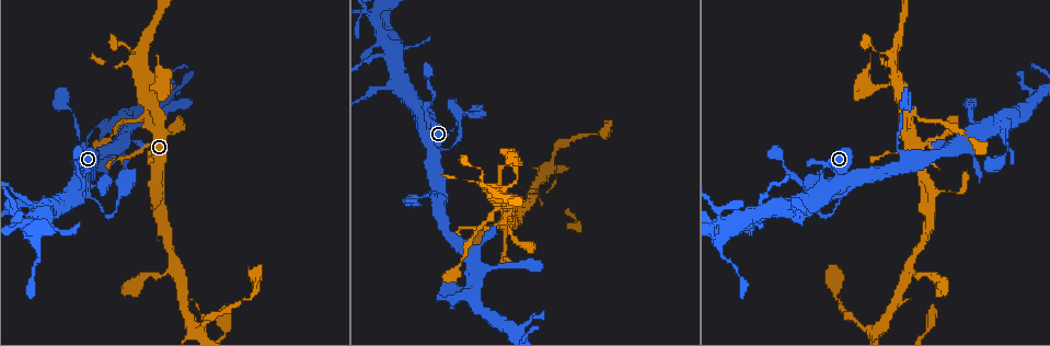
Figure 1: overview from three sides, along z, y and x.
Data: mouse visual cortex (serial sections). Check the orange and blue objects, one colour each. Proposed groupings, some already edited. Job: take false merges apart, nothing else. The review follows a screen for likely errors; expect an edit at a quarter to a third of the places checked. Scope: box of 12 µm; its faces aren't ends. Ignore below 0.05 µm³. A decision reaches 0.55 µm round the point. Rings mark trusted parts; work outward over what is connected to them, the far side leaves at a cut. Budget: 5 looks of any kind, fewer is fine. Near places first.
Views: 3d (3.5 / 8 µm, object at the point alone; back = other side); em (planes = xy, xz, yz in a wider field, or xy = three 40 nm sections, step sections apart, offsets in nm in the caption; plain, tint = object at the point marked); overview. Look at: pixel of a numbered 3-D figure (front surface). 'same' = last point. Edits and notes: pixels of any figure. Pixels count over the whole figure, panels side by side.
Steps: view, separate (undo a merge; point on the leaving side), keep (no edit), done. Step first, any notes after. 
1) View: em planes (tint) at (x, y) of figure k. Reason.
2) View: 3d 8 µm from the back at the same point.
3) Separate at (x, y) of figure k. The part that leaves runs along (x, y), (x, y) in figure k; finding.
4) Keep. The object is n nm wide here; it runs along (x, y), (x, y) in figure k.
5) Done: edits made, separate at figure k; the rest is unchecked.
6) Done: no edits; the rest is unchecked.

View: 3d 3.5 µm at (495, 211) of figure 1. Thick turns thin.

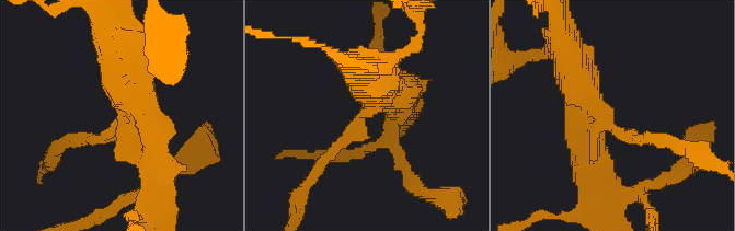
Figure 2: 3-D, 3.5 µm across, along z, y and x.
View: em planes (tint) at (362, 114) of figure 2. The arms are 150, 450 nm wide.

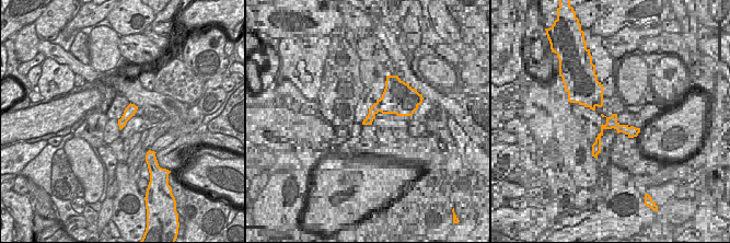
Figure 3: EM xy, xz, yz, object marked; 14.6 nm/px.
Keep. It runs along (400, 91), (359, 116), (319, 164) in figure 2; continuous, no second cell.

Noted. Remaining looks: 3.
View: 3d 8 µm at (978, 145) of figure 1. Sudden change in width.

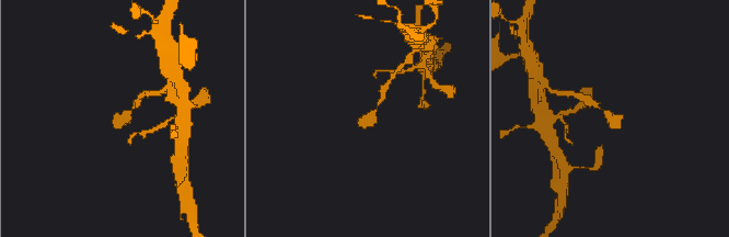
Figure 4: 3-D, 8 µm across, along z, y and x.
View: 3d 3.5 µm at (125, 118) of figure 4. Closer look.

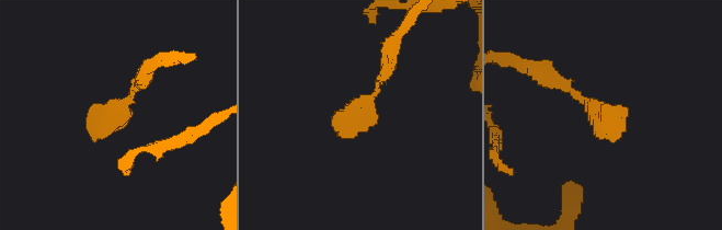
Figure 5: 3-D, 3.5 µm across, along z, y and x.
Keep. It runs along (557, 80), (605, 117), (616, 137) in figure 5; one cell here.

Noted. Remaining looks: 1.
Done: no edits; the rest is unchecked.

